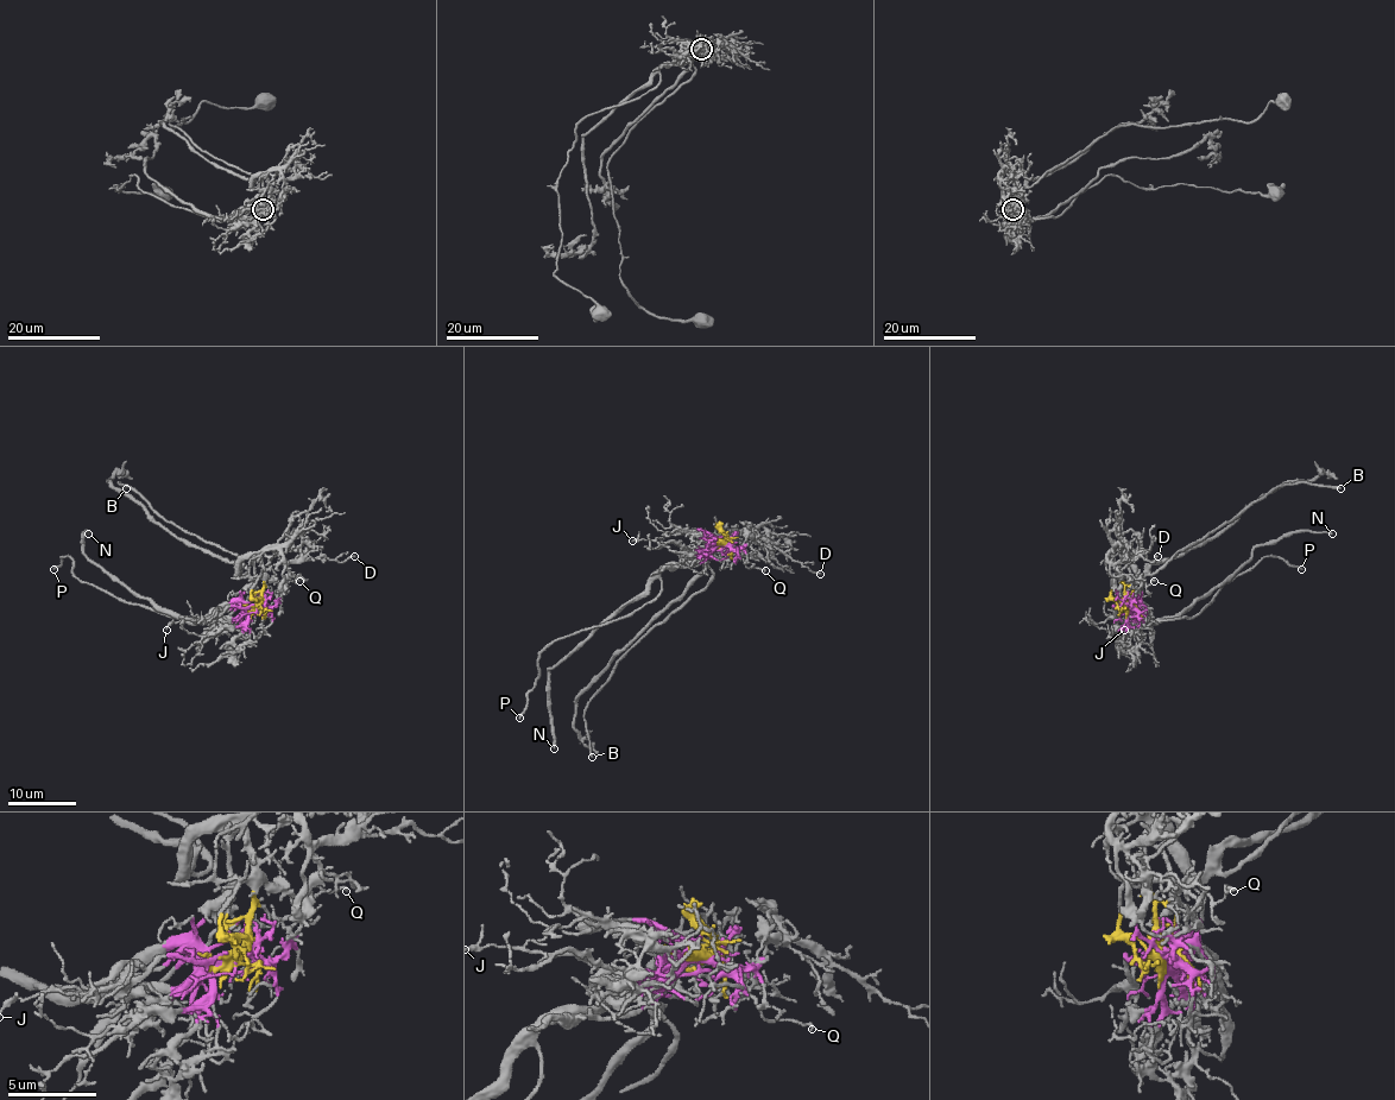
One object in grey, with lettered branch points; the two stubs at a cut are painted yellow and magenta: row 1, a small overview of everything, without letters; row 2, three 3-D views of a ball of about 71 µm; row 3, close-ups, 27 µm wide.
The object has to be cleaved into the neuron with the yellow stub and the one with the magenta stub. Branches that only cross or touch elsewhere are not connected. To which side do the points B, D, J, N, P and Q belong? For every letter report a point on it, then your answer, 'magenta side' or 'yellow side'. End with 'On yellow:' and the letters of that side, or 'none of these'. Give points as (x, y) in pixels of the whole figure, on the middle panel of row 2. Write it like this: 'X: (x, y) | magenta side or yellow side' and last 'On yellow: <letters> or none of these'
B: (592, 757) | yellow side
D: (820, 574) | yellow side
J: (632, 541) | magenta side
N: (554, 748) | magenta side
P: (519, 718) | magenta side
Q: (765, 570) | yellow side
On yellow: B, D, Q

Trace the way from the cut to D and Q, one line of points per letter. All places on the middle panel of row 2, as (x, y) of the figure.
D: (720, 544), (734, 535), (752, 535), (764, 549), (775, 548), (820, 573)
Q: (720, 544), (731, 543), (746, 567), (764, 571)

